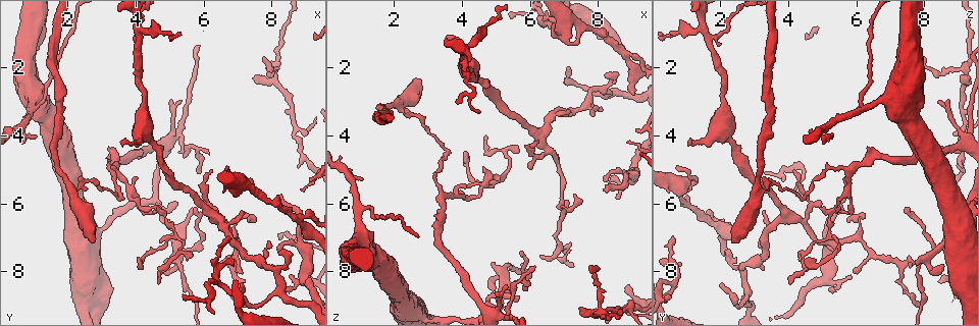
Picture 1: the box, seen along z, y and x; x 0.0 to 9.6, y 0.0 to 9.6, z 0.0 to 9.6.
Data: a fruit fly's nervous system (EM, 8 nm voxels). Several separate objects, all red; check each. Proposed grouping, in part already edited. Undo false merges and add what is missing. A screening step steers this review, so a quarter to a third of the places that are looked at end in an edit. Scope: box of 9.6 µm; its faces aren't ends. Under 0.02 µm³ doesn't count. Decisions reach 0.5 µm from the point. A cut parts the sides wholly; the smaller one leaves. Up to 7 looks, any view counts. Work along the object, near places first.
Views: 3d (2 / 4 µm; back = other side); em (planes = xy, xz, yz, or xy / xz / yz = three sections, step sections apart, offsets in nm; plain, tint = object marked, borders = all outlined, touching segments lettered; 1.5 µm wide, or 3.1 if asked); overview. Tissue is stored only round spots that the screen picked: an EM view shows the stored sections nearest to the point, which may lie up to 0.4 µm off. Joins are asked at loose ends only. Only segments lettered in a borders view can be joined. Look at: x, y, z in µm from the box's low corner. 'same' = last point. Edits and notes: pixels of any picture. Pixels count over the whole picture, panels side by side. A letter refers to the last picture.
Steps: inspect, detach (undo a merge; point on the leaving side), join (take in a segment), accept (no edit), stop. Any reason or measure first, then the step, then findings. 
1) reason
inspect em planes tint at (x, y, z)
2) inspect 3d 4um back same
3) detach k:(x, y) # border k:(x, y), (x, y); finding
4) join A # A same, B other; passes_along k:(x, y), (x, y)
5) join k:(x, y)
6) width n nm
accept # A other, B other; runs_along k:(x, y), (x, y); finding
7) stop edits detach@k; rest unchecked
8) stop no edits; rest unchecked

tapers out
inspect 3d 2um at (6.25, 5.00, 4.20)

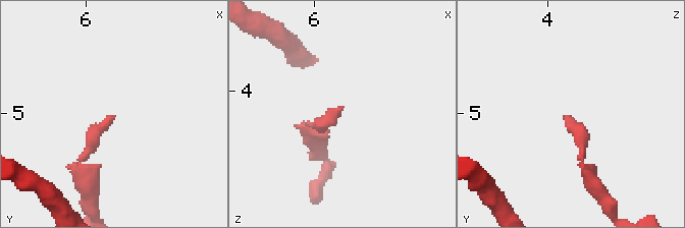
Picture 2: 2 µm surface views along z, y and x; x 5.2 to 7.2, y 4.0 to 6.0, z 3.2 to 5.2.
inspect em yz step 4 borders at (6.26, 5.02, 4.14)

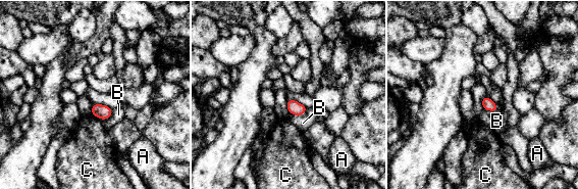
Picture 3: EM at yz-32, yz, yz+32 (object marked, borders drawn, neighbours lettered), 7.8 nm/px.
inspect em planes borders same

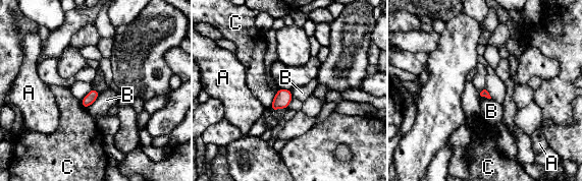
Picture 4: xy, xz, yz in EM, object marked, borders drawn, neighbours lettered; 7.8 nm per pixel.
accept # A other, B other, C other; no lettered segment goes on from it

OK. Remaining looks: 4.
abrupt turn
inspect em planes borders at (3.55, 5.70, 4.55)

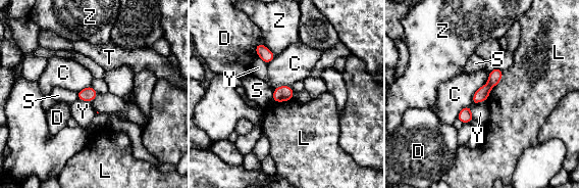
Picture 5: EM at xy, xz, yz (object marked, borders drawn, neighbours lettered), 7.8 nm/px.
detach 5:(481, 94) # C other, D other, L other, S other, T other, Y other, Z other; border 5:(488, 83), (491, 87); a second neuron is stuck on

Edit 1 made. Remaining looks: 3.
redraw
inspect overview

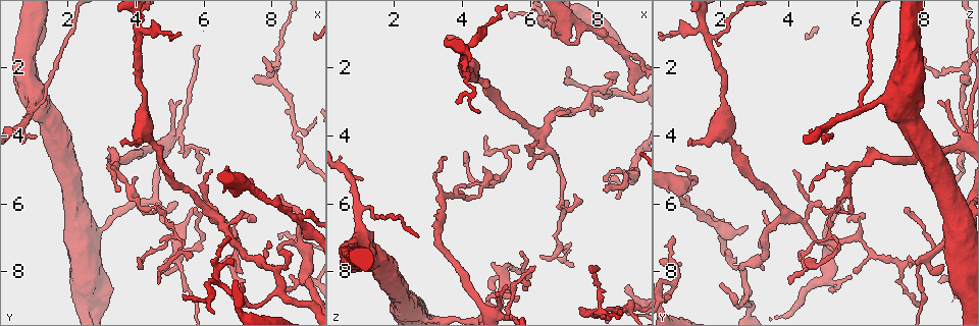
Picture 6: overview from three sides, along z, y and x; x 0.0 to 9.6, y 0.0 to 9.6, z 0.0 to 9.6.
inspect em planes borders at (5.30, 7.30, 8.35)

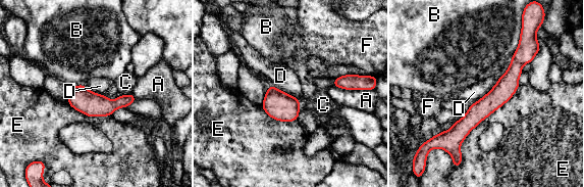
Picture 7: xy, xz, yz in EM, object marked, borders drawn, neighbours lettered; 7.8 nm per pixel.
width 170 nm
detach 7:(508, 84) # A other, B other, C other, D other, E other, F other; border 7:(512, 60), (522, 64); a second neuron is stuck on

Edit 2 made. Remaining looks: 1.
stop edits detach@5, detach@7; rest unchecked

